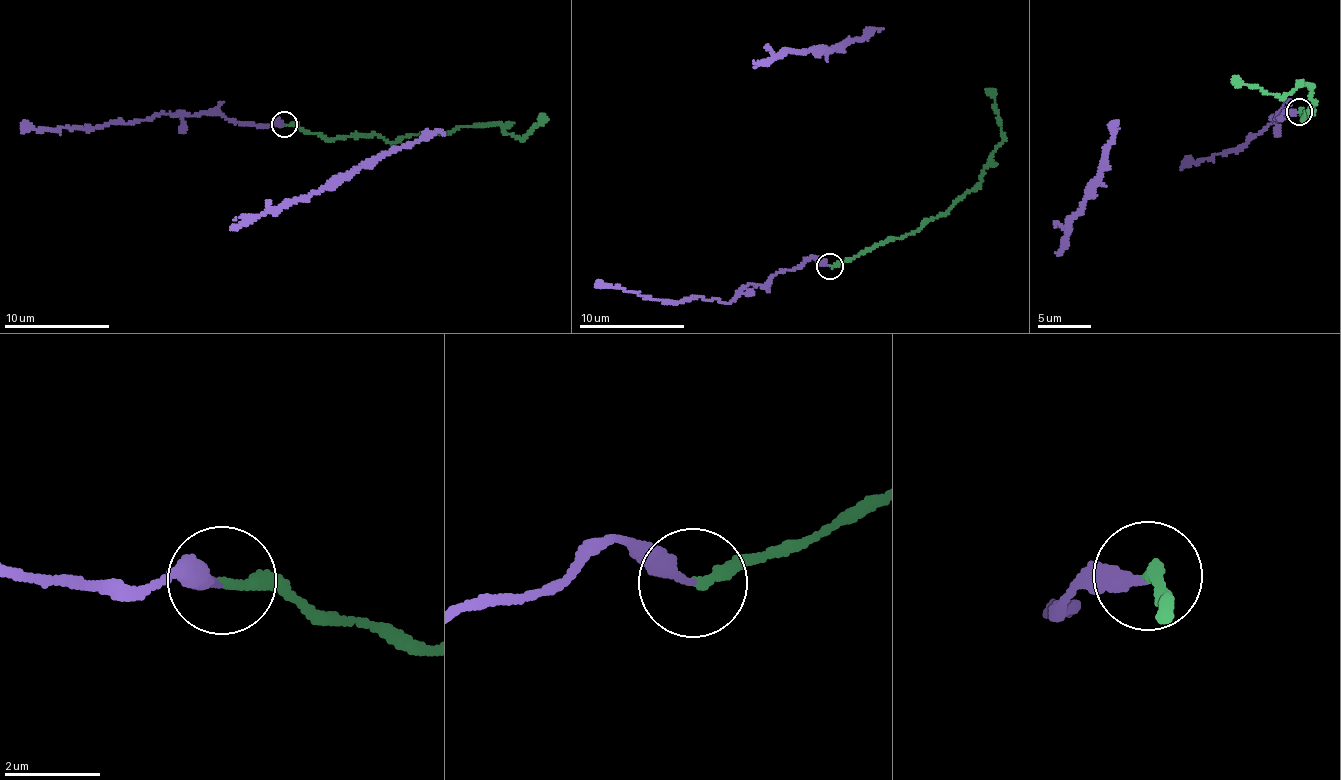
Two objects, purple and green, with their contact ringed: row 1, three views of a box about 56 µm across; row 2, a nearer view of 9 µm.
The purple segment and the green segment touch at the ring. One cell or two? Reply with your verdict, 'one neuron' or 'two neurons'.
one neuron

